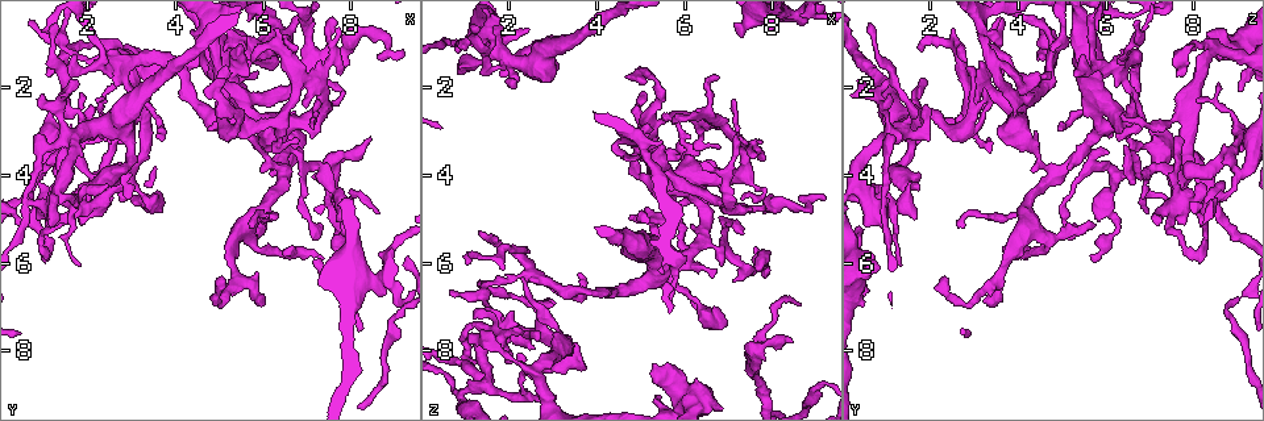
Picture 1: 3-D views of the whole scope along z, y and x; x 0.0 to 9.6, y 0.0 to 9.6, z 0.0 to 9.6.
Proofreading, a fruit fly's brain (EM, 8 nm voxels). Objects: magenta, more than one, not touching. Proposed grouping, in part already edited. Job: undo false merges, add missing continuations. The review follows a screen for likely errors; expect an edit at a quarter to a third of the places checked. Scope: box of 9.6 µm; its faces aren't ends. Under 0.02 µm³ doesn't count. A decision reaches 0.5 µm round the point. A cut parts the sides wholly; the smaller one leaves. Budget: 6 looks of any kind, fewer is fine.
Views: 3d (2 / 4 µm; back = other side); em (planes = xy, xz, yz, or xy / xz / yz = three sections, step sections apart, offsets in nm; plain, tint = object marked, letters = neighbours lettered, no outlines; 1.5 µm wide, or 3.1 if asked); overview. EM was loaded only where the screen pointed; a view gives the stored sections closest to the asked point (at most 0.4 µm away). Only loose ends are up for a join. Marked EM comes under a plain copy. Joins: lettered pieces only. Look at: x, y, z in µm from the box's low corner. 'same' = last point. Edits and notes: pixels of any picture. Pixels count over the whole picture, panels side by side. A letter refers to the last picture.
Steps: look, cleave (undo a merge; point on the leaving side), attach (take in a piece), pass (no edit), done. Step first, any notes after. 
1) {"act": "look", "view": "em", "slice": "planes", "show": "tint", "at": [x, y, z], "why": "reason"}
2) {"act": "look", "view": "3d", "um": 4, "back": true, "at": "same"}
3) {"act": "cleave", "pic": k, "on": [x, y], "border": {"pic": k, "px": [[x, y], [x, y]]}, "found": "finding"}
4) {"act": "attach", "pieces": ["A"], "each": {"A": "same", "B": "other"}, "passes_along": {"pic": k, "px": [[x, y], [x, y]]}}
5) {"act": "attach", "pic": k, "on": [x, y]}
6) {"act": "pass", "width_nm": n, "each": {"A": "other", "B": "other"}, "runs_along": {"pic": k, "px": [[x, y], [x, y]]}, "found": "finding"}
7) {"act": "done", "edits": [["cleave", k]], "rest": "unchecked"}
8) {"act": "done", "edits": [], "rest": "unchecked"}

{"act": "look", "view": "3d", "um": 4, "at": [2.20, 2.35, 8.00], "why": "an open end"}

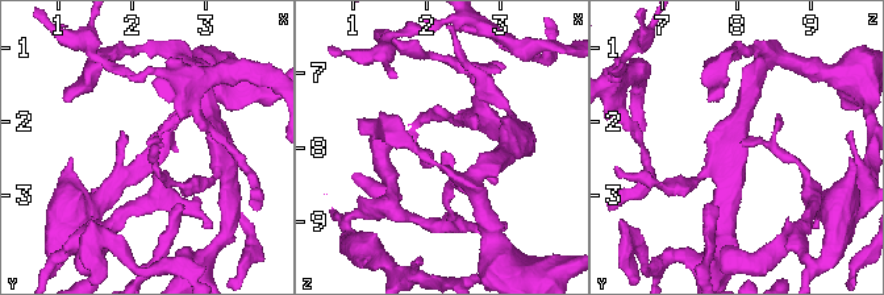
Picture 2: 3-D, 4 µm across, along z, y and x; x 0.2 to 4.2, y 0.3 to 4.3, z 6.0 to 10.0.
{"act": "look", "view": "em", "slice": "yz", "step": 4, "show": "letters", "at": [2.20, 2.30, 8.05]}

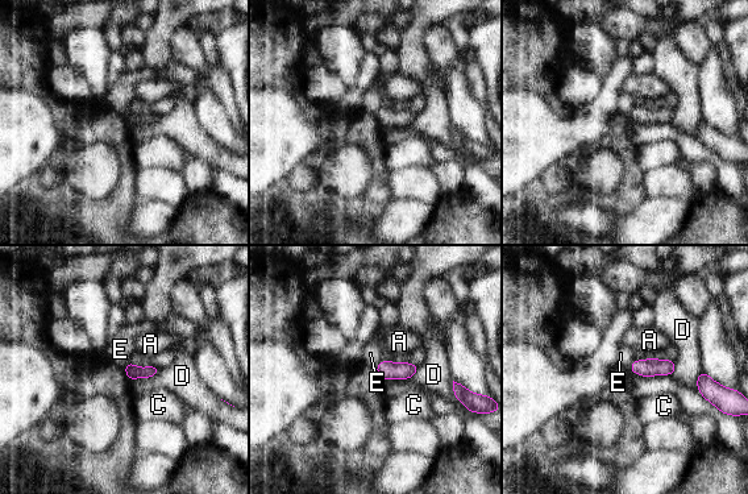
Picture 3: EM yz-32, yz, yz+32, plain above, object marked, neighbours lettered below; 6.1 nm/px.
{"act": "pass", "width_nm": 90, "each": {"A": "other", "C": "other", "D": "other", "E": "other"}, "border": {"pic": 3, "px": [[635, 358], [627, 369]]}, "found": "none of them fits"}

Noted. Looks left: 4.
{"act": "look", "view": "3d", "um": 2, "at": [0.85, 3.95, 9.00], "why": "calibre changes"}

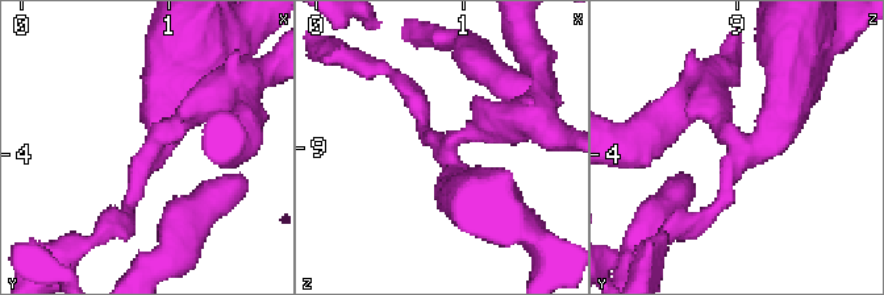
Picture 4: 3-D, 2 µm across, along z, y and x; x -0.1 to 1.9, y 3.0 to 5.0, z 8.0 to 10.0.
{"act": "look", "view": "em", "slice": "planes", "show": "letters", "at": [0.84, 4.02, 8.98], "arms": 3}

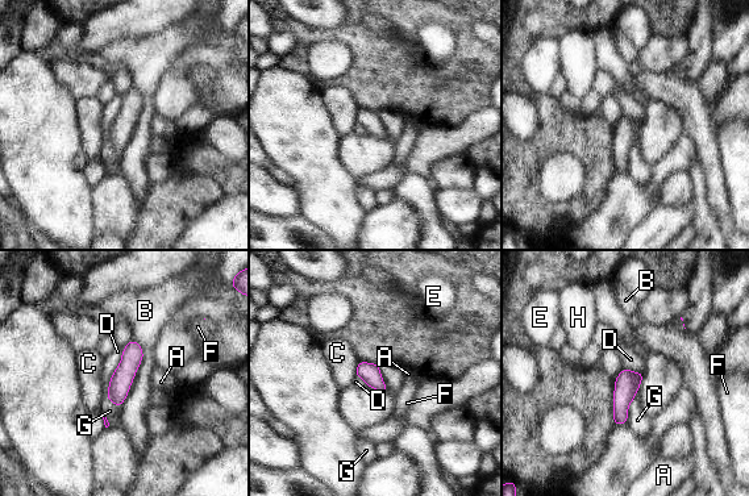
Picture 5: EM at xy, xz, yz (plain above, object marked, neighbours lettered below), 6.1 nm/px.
{"act": "pass", "width_nm": 120, "each": {"A": "other", "B": "other", "C": "other", "D": "other", "E": "other", "F": "other", "G": "other", "H": "other"}, "border": {"pic": 5, "px": [[124, 349], [105, 397]]}, "found": "one neuron here"}

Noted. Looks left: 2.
{"act": "look", "view": "em", "slice": "planes", "show": "letters", "at": [1.50, 3.20, 1.05], "why": "sudden change in width"}

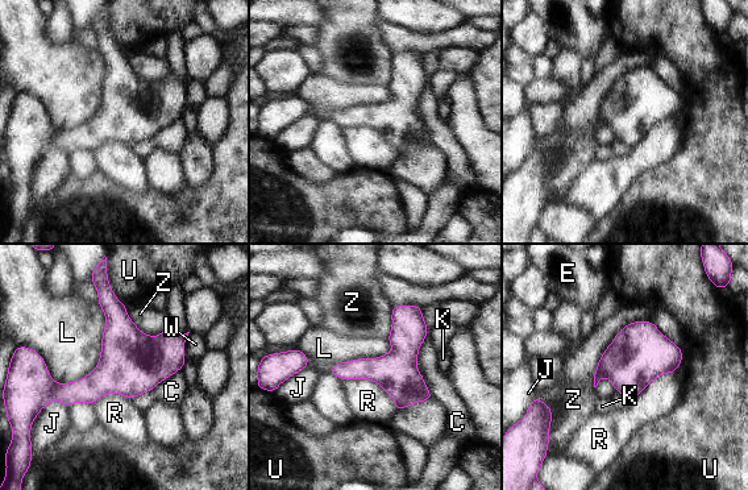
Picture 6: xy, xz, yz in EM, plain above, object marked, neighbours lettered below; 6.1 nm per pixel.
{"act": "pass", "longest_contact_nm": ["L", 550], "each": {"C": "other", "E": "other", "J": "other", "K": "other", "L": "other", "R": "other", "U": "other", "W": "other", "Z": "other"}, "border": {"pic": 6, "px": [[99, 303], [99, 362], [55, 382]]}, "found": "one neuron here"}

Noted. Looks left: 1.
{"act": "done", "edits": [], "rest": "unchecked"}

